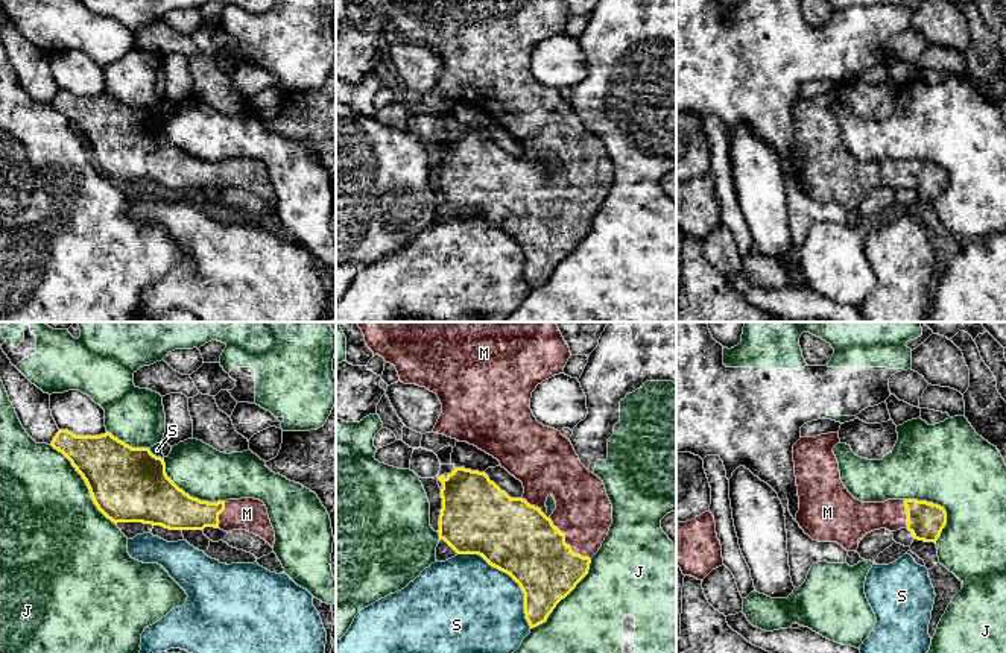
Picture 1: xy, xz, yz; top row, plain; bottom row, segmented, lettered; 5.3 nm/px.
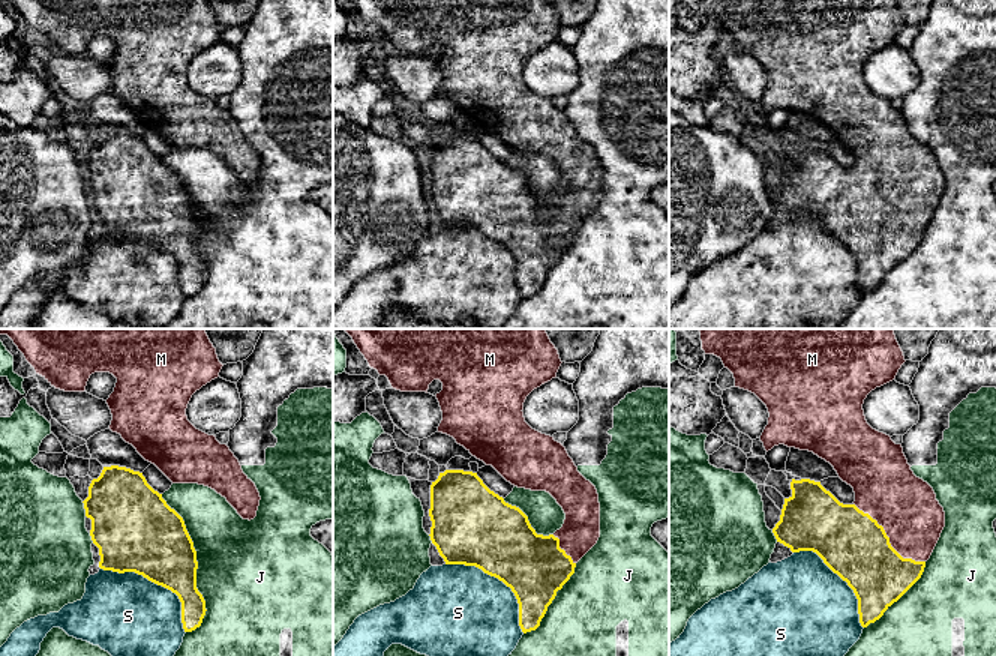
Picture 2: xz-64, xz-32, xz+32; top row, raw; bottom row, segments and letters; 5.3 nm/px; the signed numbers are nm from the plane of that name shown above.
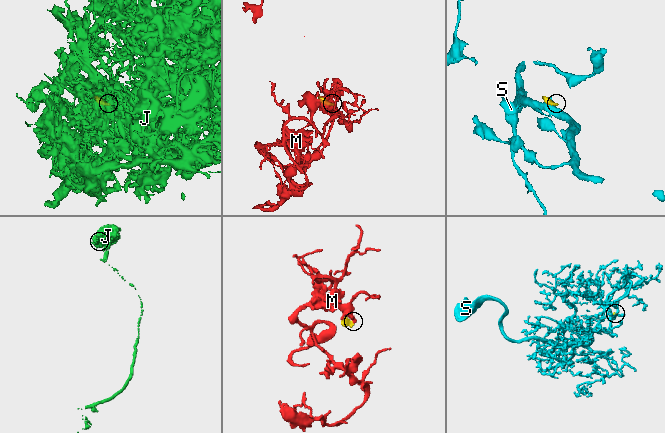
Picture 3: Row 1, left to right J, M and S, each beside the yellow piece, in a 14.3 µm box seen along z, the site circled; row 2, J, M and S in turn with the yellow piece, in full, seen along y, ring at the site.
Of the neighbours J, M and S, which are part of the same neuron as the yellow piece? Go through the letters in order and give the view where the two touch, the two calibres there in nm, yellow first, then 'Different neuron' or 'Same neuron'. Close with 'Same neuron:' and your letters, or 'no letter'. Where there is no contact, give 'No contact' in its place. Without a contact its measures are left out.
J: Touches yellow in xy. Thickness 400 nm (yellow) against 500 nm. Different neuron
M: Touches yellow in xz. Thickness 380 nm (yellow) against 300 nm. Same neuron
S: Touches yellow in xz. Thickness 380 nm (yellow) against 480 nm. Different neuron
Same neuron: M

